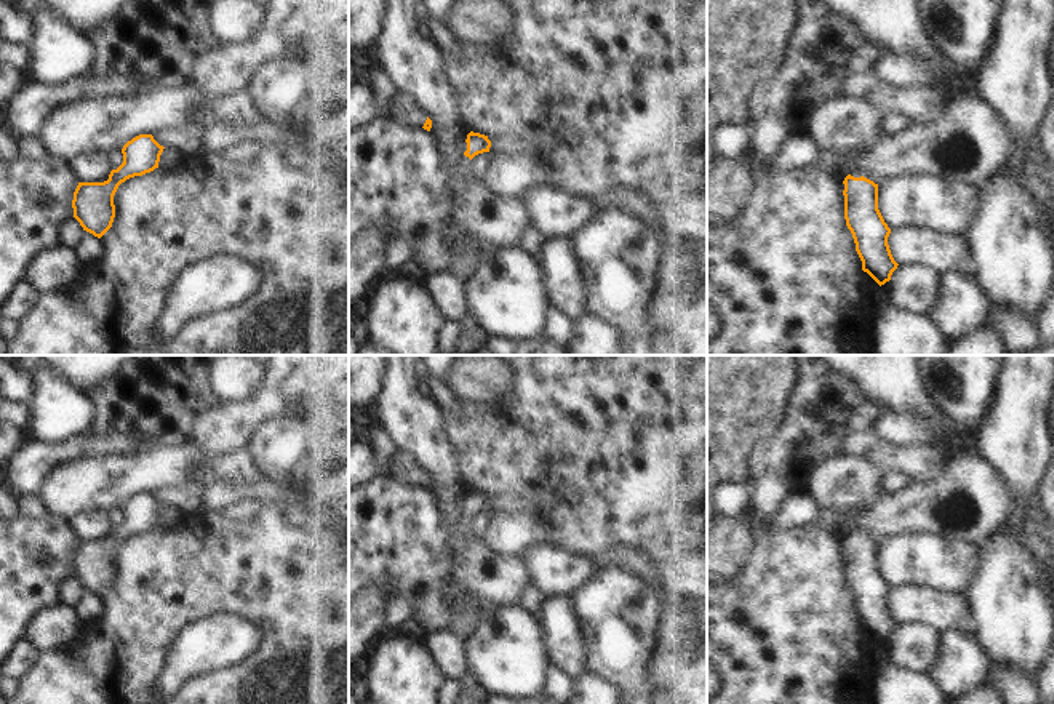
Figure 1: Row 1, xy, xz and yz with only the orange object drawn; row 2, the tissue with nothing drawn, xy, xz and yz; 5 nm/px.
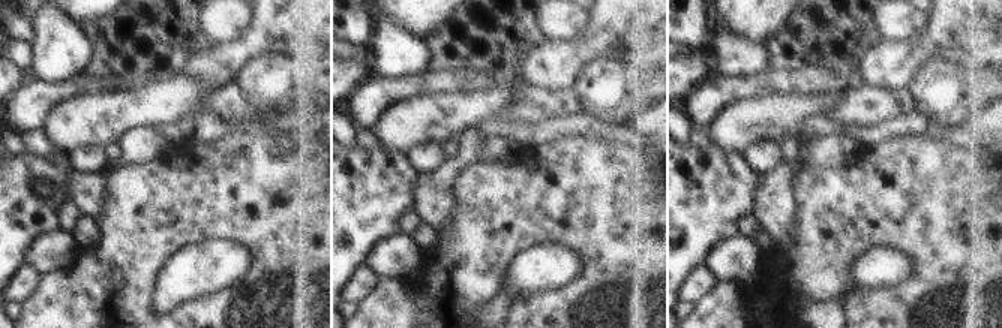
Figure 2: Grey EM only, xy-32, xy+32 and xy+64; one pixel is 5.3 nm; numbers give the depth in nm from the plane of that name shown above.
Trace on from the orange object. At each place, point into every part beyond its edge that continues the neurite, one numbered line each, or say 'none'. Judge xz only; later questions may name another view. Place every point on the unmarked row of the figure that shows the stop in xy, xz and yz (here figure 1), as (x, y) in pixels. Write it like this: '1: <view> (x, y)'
1: xz (410, 472)

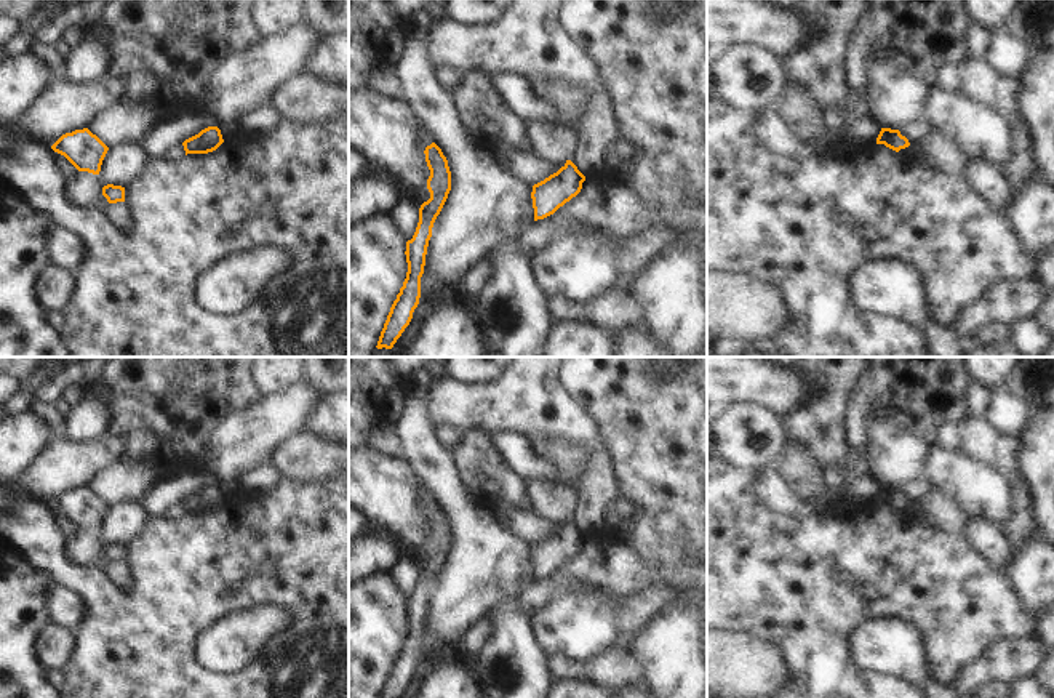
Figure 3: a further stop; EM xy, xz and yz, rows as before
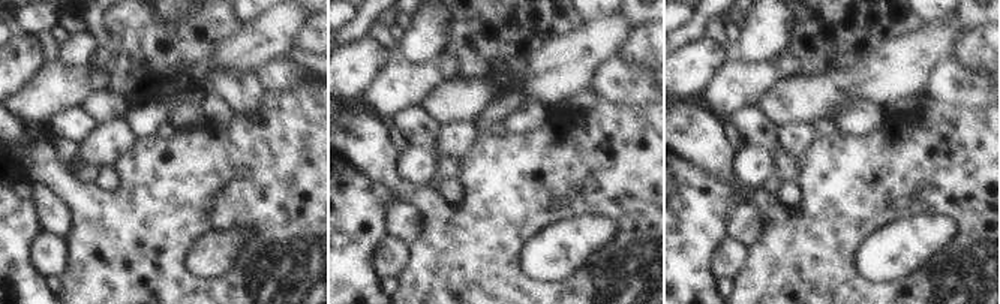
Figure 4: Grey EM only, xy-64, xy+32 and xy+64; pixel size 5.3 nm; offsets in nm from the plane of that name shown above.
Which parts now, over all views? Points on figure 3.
none

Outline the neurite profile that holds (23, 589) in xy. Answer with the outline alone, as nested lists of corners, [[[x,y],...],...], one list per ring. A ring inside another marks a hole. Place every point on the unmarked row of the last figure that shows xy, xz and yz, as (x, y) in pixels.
[[[0,538],[0,698],[61,698],[38,661],[38,634],[51,623],[46,589],[53,580]]]

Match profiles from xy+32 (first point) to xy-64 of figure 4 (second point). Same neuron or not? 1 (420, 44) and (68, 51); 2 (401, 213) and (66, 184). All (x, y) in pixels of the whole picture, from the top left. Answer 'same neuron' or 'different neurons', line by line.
1: same neuron
2: different neurons

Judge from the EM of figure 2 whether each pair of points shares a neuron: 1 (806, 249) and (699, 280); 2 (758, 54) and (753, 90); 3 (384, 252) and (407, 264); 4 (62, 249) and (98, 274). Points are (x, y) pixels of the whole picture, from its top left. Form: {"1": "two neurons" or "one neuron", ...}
{"1": "two neurons", "2": "two neurons", "3": "one neuron", "4": "two neurons"}

